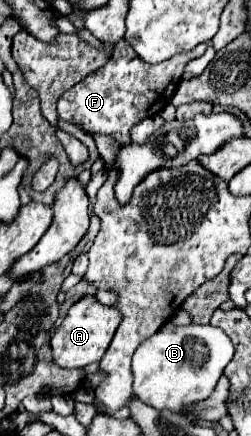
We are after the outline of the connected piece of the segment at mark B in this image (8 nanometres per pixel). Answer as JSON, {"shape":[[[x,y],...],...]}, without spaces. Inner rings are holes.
{"shape":[[[167,323],[159,333],[151,335],[133,355],[133,391],[135,395],[159,409],[179,413],[197,401],[203,401],[215,389],[223,369],[233,359],[231,339],[213,325],[173,325]],[[207,363],[207,367],[203,367]]]}

